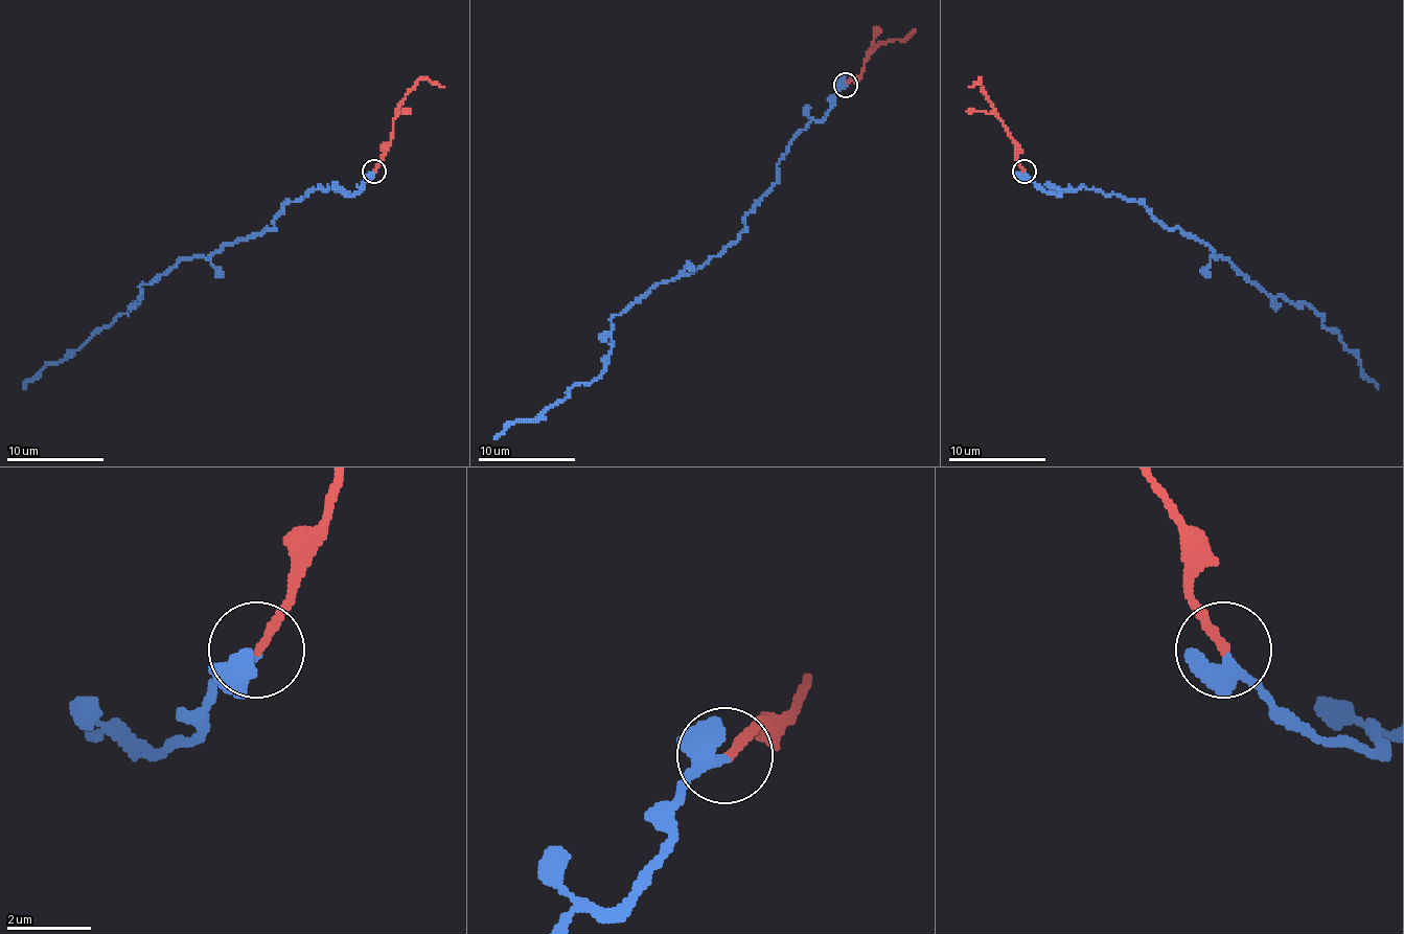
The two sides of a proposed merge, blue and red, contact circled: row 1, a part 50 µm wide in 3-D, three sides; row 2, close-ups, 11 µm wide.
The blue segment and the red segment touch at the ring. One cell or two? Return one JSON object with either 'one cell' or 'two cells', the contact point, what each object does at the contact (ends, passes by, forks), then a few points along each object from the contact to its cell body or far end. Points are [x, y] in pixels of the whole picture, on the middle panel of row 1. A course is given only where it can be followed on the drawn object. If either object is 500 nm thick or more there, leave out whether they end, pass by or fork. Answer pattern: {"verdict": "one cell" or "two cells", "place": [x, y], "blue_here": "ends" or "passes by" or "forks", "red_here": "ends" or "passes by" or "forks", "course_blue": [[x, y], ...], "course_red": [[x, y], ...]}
{"verdict": "one cell", "place": [845, 85], "blue_here": "forks", "red_here": "ends", "course_blue": [[845, 86], [823, 117], [801, 130], [737, 238], [700, 266], [652, 286], [611, 319], [606, 368], [495, 438]], "course_red": [[845, 86], [864, 71], [864, 61], [878, 46], [891, 39], [905, 39], [915, 29]]}

